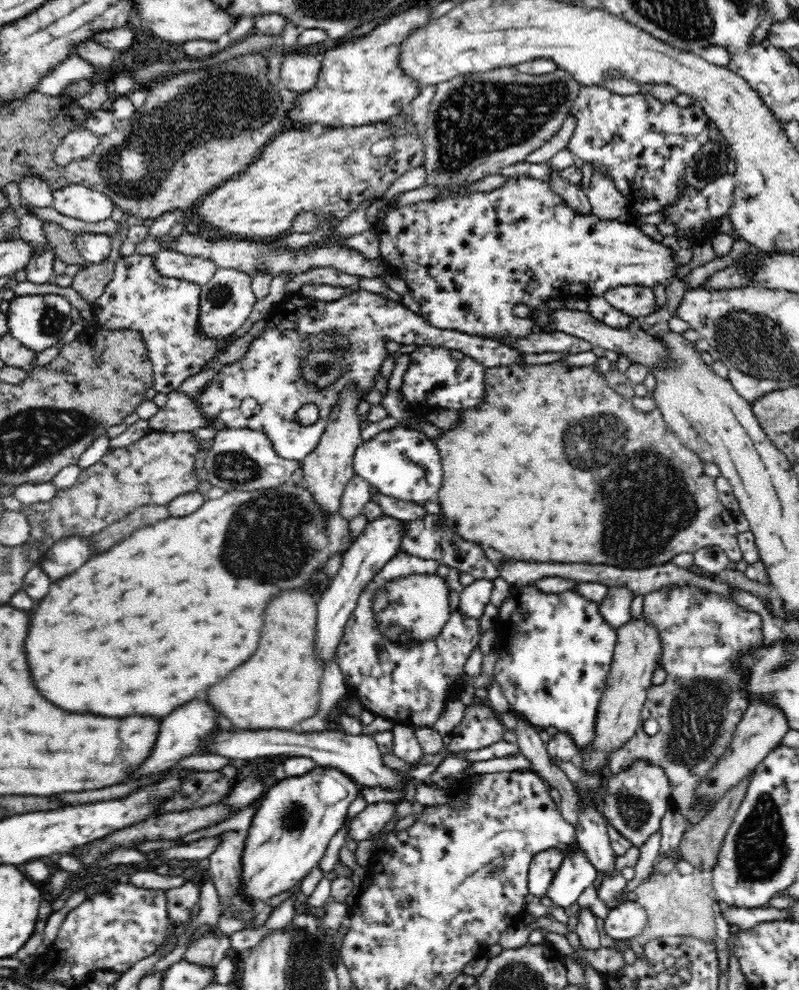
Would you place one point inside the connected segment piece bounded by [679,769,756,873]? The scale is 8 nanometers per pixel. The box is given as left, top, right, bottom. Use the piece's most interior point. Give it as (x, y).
(700, 844)

